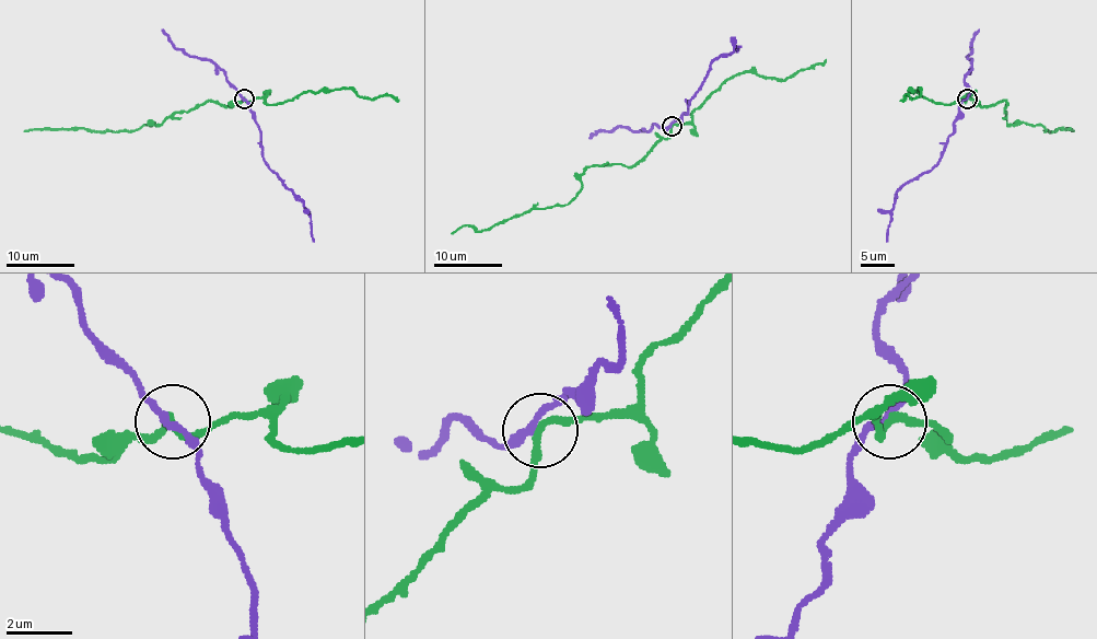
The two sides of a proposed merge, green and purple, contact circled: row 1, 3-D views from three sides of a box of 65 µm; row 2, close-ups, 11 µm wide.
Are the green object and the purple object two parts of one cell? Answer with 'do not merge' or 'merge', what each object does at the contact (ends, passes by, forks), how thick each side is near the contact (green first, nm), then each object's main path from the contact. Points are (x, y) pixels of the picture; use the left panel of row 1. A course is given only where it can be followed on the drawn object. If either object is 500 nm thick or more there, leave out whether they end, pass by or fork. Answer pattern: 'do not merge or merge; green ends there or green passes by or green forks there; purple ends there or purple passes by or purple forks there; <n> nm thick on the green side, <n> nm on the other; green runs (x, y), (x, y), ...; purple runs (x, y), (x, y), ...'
do not merge; green passes by; purple passes by; 220 nm thick on the green side, 200 nm on the other; green runs (245, 99), (231, 105), (219, 105), (211, 100), (187, 112), (174, 112), (162, 122), (136, 130), (24, 130); purple runs (243, 99), (258, 124), (264, 161), (292, 192), (311, 219), (314, 241)

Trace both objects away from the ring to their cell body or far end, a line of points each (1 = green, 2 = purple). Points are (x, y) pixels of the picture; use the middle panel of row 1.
1: (672, 126), (631, 166), (588, 166), (580, 192), (563, 206), (452, 233)
2: (670, 126), (686, 114), (711, 64), (742, 46)

